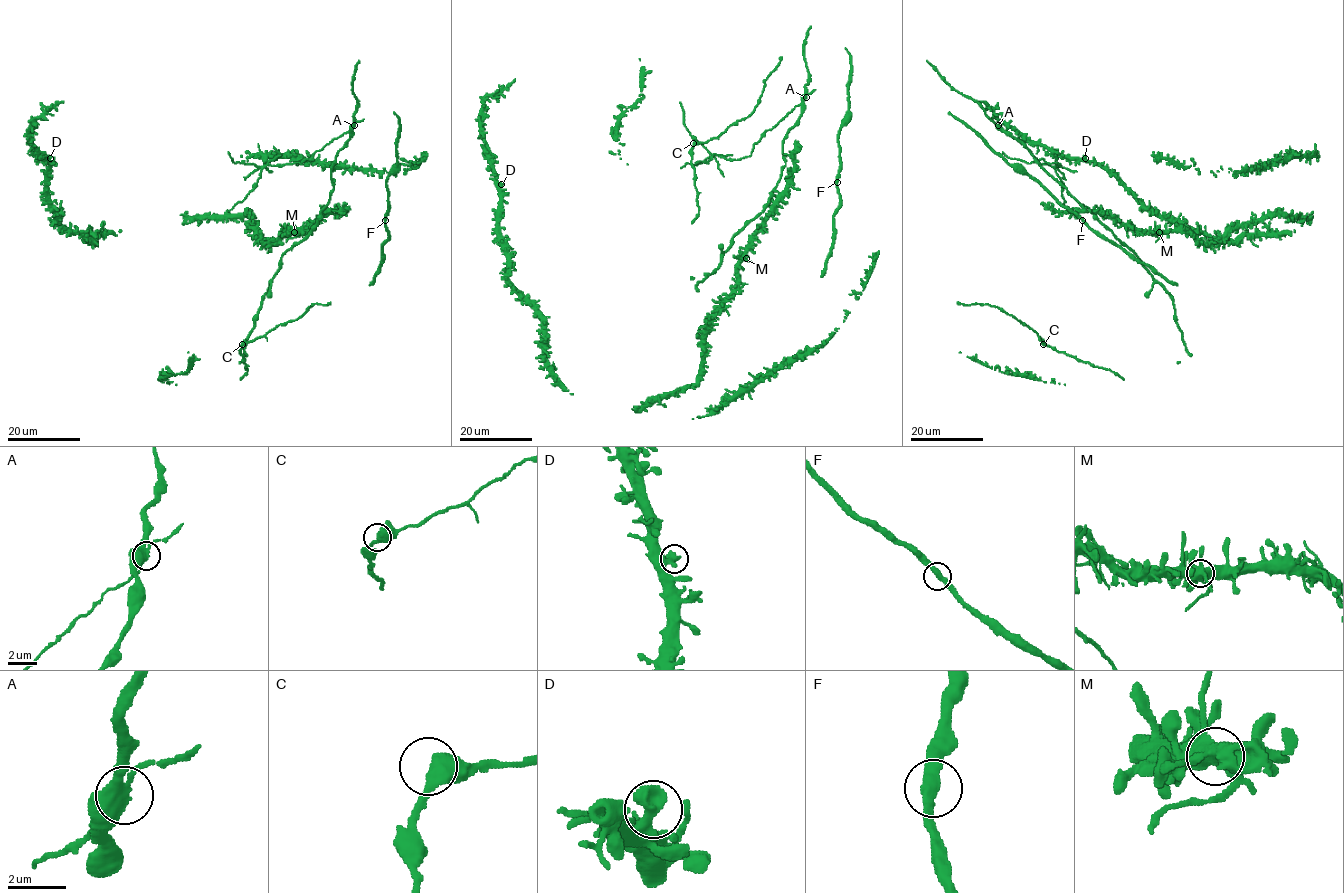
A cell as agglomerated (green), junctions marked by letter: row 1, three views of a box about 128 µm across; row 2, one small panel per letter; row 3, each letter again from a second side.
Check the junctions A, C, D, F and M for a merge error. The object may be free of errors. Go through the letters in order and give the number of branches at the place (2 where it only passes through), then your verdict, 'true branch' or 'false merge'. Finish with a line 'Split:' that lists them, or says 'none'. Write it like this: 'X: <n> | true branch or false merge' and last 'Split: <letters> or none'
A: 3 | false merge
C: 2 | true branch
D: 2 | true branch
F: 2 | true branch
M: 3 | true branch
Split: A

